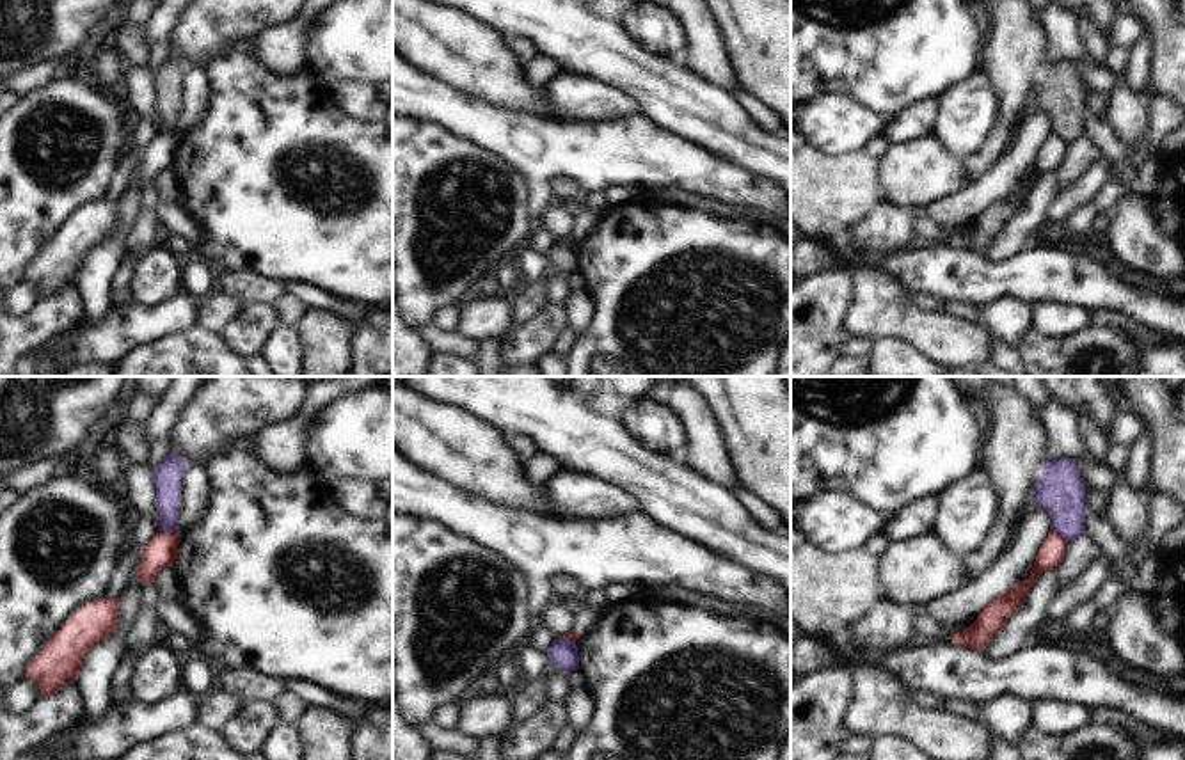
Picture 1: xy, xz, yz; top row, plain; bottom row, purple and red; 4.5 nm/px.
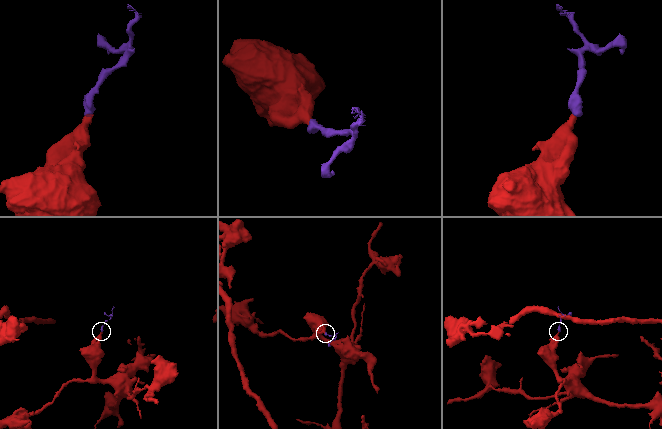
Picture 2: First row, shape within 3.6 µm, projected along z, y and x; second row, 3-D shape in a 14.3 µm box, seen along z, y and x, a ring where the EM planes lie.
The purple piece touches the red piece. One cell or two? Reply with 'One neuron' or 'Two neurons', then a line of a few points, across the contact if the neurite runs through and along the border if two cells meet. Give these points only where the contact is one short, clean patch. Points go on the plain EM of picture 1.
Two neurons. Line: xy (159, 132), (178, 134).

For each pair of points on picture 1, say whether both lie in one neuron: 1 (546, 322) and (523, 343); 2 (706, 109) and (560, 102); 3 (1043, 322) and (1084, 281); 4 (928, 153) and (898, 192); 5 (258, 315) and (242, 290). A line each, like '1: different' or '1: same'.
1: same
2: different
3: different
4: same
5: different

